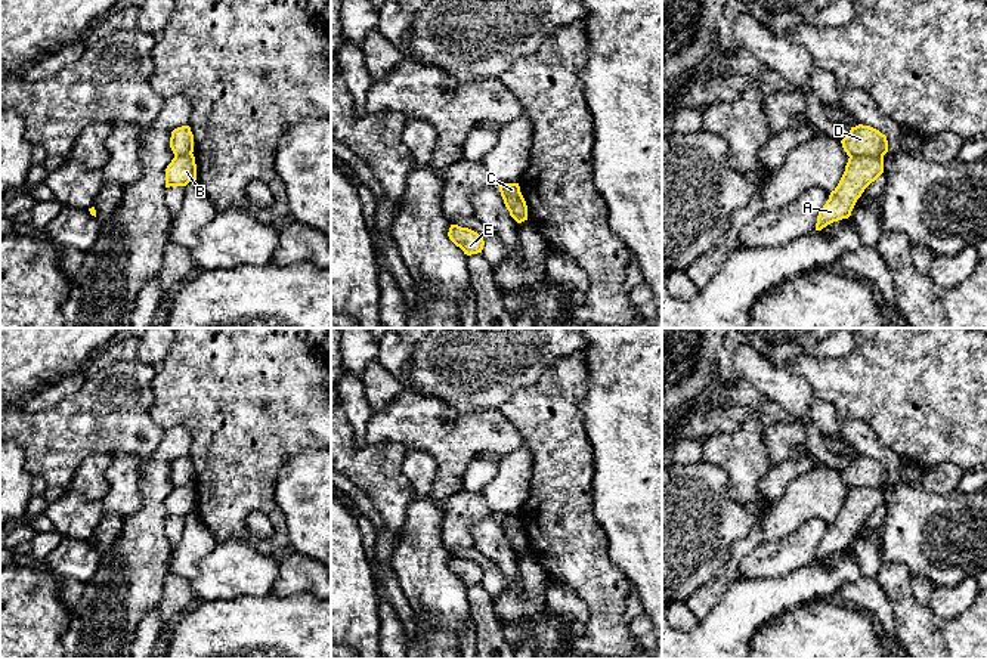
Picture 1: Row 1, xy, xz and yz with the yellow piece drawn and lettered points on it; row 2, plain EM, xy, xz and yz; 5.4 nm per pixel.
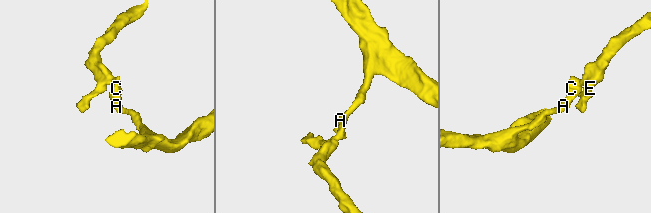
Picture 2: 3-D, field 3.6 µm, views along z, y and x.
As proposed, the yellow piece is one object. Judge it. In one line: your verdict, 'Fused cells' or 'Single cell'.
Fused cells

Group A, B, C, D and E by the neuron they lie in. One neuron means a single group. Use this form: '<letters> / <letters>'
A B C / D E

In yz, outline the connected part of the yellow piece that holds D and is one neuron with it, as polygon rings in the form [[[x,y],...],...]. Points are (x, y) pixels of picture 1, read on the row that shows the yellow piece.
[[[863,124],[851,127],[841,143],[848,157],[884,157],[888,152],[887,136]]]

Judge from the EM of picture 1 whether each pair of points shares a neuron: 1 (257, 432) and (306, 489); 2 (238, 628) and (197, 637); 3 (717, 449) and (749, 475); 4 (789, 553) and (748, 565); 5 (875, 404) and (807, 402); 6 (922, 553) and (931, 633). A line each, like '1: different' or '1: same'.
1: different
2: same
3: same
4: same
5: different
6: different

